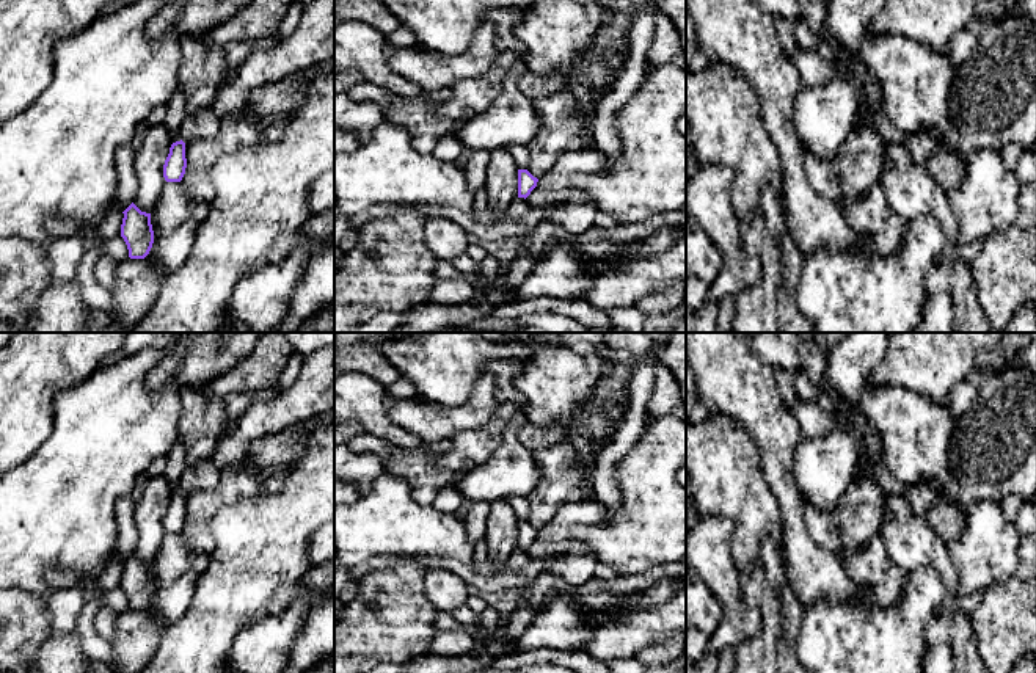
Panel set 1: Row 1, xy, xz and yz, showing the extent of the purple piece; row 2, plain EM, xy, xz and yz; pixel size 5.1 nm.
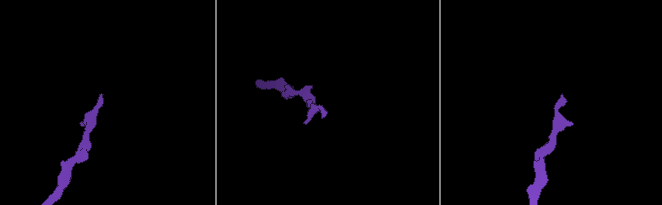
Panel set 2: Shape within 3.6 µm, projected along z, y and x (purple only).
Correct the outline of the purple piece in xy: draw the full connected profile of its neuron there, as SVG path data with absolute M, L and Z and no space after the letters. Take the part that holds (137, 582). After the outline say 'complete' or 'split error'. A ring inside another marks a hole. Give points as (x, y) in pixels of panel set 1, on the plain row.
M133 554L122 563L121 588L130 610L144 610L154 595L151 565L141 563Z; complete

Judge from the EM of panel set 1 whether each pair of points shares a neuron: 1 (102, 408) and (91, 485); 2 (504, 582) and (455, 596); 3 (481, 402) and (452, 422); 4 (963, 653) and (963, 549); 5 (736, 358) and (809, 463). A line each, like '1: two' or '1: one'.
1: one
2: two
3: one
4: two
5: two

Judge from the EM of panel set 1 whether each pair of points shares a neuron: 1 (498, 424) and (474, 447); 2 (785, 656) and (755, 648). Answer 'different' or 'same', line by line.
1: same
2: different

